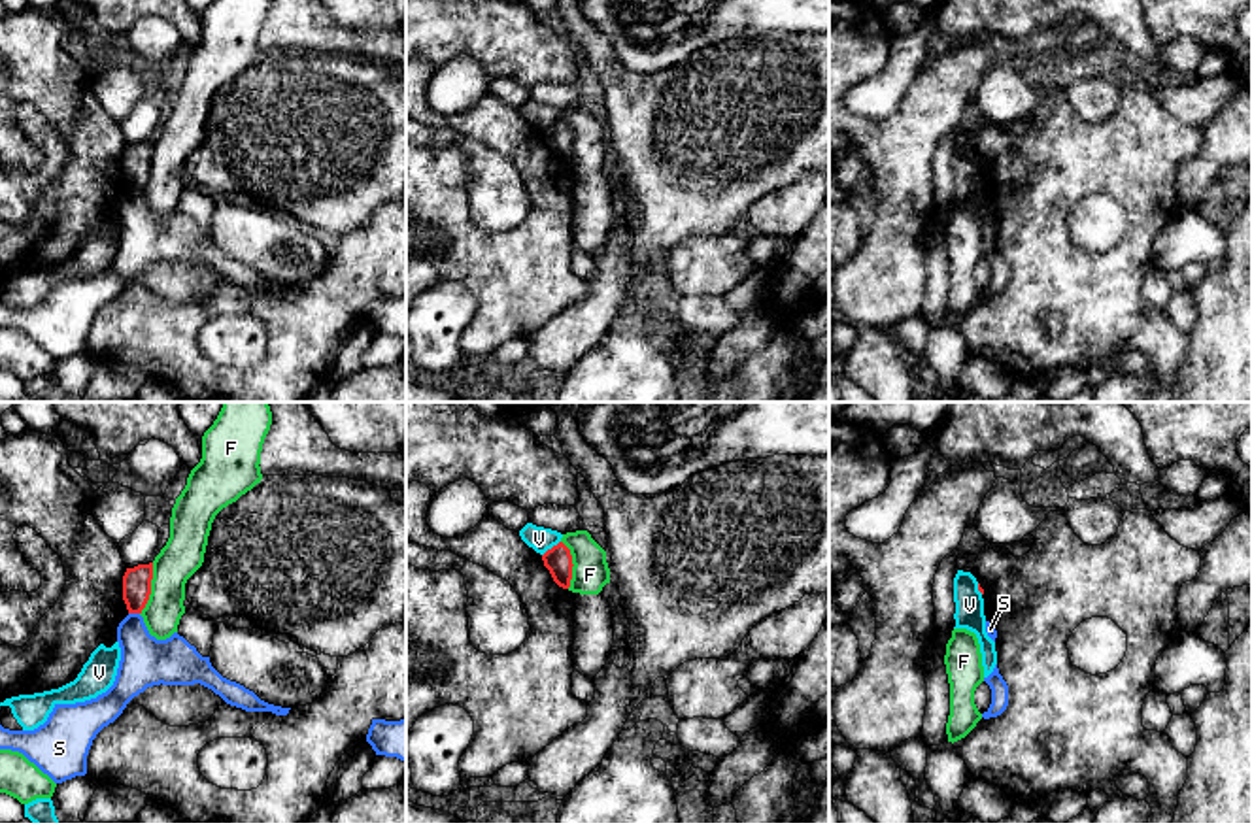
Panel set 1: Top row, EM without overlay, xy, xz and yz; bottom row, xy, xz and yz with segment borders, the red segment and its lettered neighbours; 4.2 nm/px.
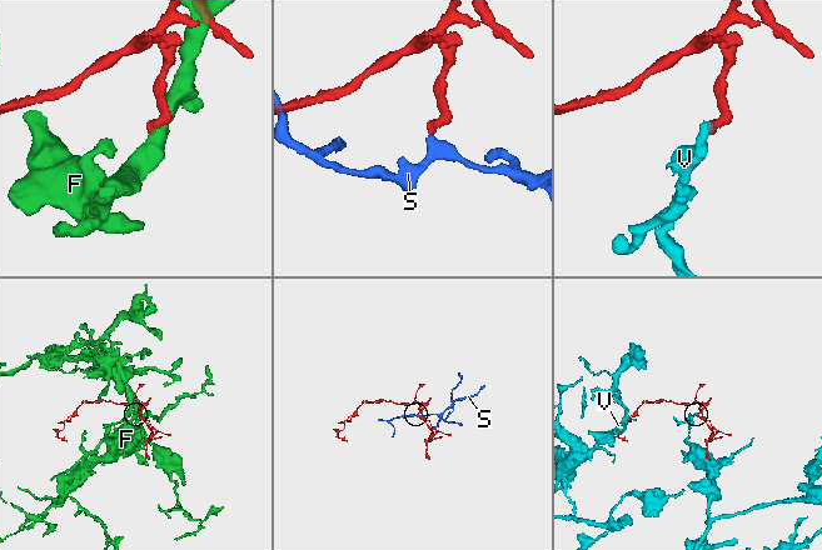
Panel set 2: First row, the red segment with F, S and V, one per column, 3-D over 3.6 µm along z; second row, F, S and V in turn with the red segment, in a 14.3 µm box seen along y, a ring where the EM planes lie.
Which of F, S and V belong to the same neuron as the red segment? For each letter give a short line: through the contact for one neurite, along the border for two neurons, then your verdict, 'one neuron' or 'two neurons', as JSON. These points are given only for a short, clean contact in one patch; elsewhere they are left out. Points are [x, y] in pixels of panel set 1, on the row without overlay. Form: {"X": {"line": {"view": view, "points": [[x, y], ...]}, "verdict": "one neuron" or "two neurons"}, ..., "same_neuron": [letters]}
{"F": {"line": {"view": "xy", "points": [[153, 140], [152, 170], [140, 191]]}, "verdict": "two neurons"}, "S": {"line": {"view": "xy", "points": [[129, 189], [138, 191]]}, "verdict": "two neurons"}, "V": {"line": {"view": "xz", "points": [[559, 117], [542, 133]]}, "verdict": "two neurons"}, "same_neuron": []}

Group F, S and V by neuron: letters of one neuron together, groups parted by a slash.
F / S / V

